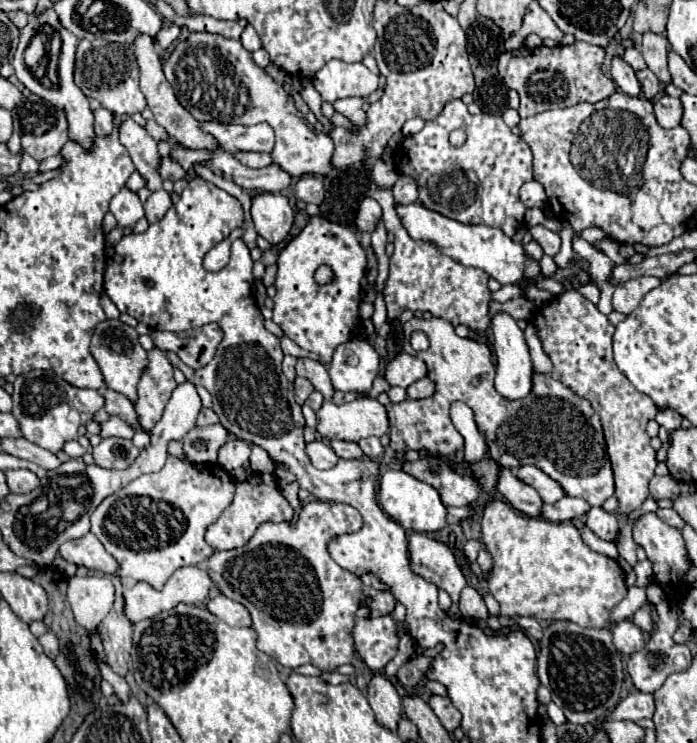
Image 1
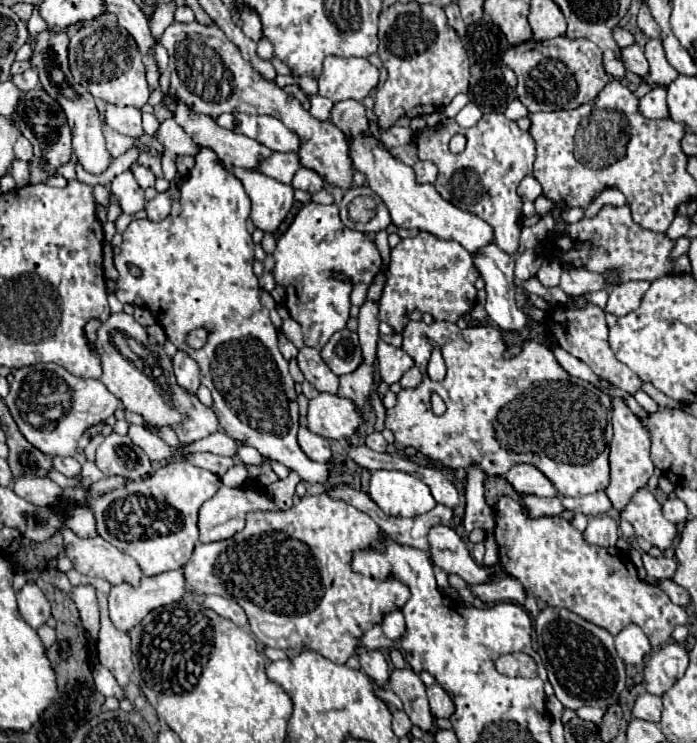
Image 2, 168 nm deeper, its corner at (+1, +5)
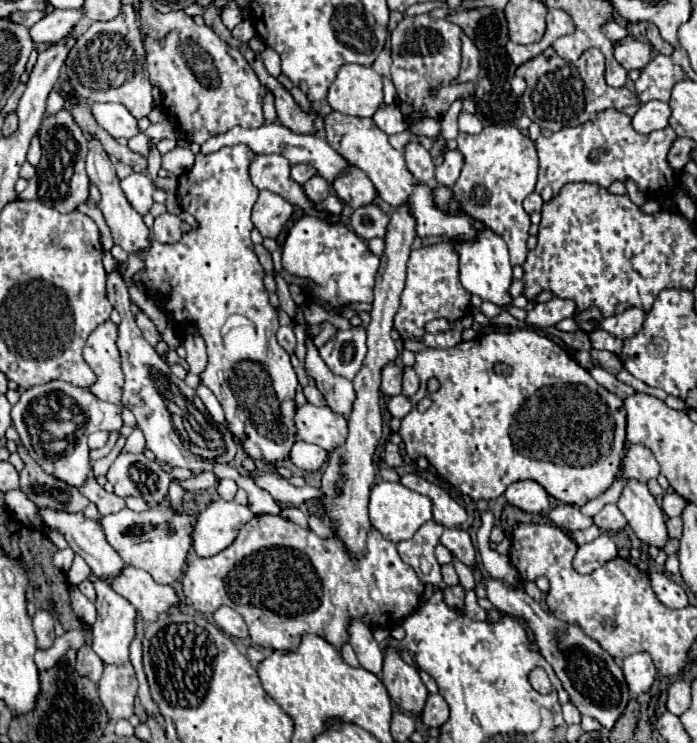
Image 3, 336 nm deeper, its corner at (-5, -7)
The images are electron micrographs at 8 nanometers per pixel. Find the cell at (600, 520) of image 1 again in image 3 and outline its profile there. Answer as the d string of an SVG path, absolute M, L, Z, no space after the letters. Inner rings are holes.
M601 534L593 542L577 548L577 554L573 558L573 568L579 574L591 574L593 570L601 568L605 562L613 560L615 556L617 556L615 542L607 534Z

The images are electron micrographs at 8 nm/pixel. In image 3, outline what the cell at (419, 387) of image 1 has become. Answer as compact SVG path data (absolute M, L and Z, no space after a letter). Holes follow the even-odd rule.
M405 366L405 370L403 370L403 394L413 396L417 392L417 388L419 388L419 378L417 378L415 370Z

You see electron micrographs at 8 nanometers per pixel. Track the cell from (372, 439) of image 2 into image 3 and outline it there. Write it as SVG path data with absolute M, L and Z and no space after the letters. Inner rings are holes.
M387 444L385 446L385 464L387 466L391 466L391 468L399 468L401 464L403 464L403 456L401 456L401 452L399 452L399 446L395 446L395 444Z

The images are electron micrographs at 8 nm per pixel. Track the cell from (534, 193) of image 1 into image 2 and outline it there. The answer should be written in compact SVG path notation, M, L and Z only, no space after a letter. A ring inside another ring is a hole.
M527 176L527 178L521 180L517 192L523 200L535 200L535 198L541 196L541 184L533 176Z

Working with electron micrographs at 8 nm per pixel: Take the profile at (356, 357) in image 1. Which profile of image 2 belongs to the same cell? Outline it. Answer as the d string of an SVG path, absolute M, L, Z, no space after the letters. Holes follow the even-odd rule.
M347 328L343 332L335 332L335 336L321 350L321 358L337 376L355 372L363 362L363 352L357 334L349 332Z

